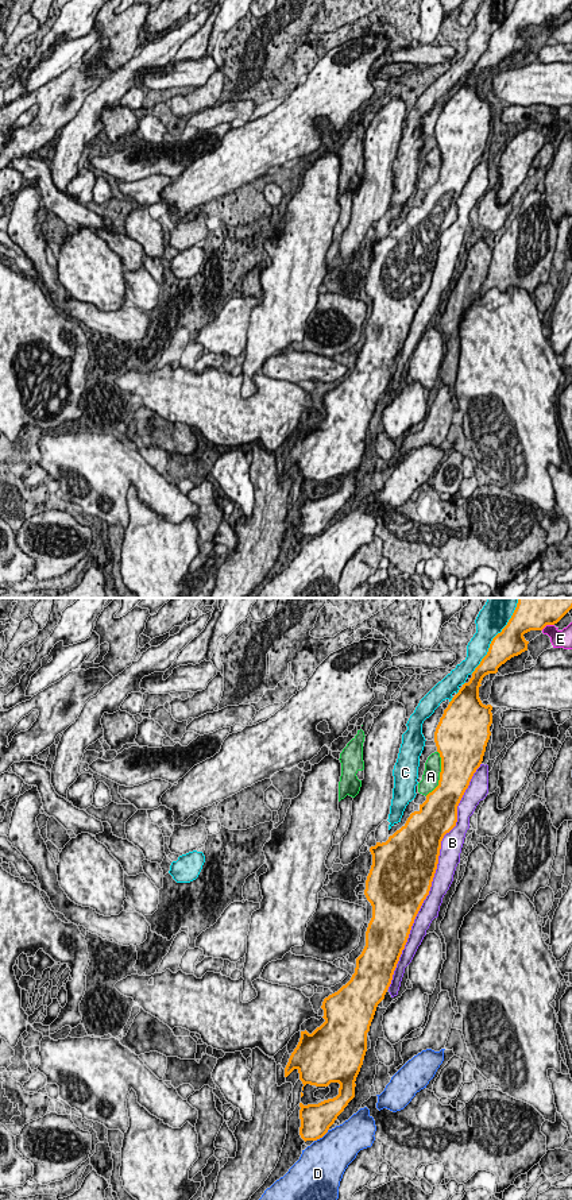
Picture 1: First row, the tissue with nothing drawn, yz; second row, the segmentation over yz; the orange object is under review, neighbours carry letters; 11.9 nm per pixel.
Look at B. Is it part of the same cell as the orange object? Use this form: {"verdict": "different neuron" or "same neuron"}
{"verdict": "same neuron"}

